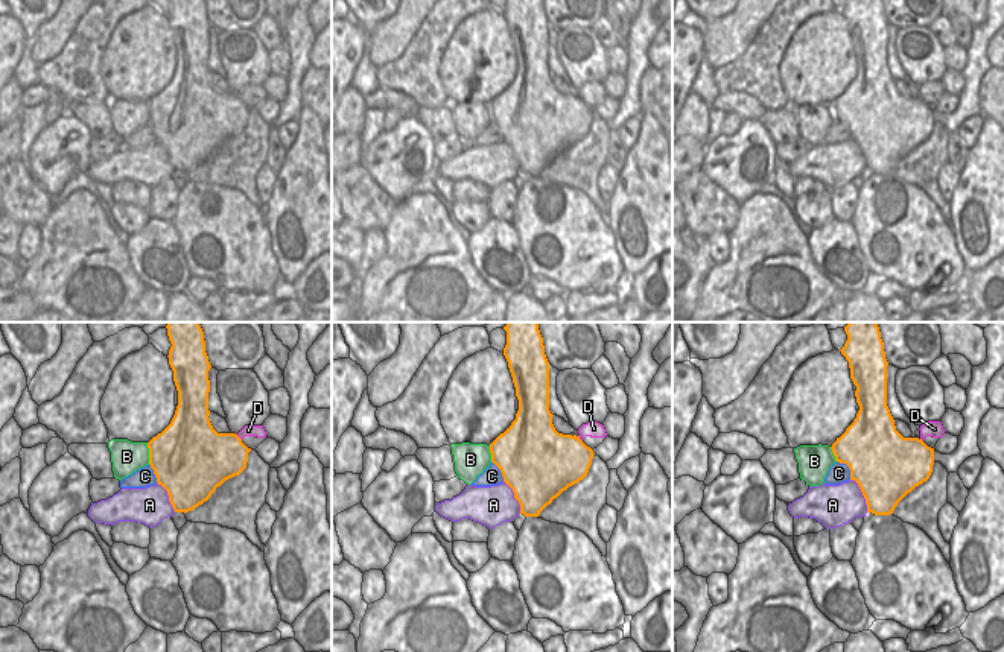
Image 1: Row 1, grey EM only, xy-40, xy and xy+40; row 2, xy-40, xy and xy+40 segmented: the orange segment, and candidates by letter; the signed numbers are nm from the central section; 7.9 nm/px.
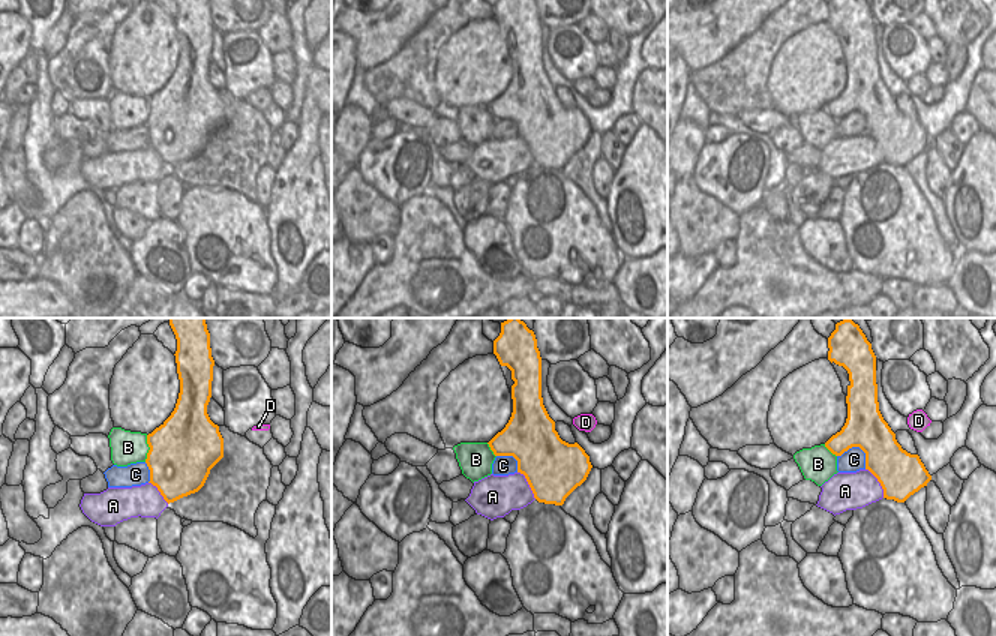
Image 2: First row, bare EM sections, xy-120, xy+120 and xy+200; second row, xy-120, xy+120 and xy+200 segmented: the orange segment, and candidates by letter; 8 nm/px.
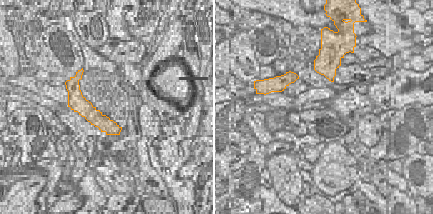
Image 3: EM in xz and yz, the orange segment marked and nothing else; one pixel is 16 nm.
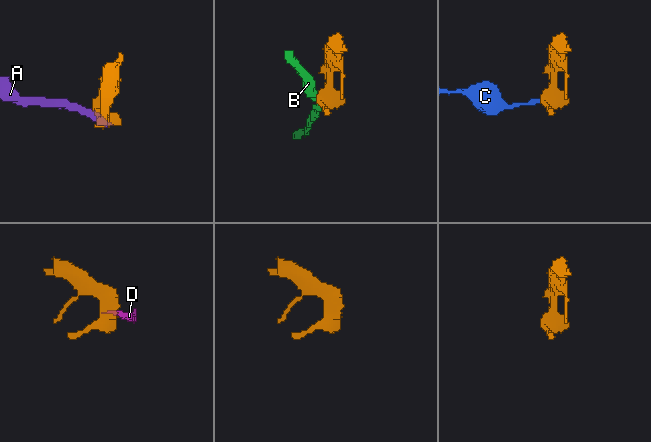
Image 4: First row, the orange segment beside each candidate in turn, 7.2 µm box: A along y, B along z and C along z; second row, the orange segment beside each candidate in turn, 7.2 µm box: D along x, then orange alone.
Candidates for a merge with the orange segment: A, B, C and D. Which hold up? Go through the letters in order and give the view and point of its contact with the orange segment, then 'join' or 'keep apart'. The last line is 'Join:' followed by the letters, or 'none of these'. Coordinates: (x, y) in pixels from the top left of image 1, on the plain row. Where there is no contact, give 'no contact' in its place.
A: xy+40 (863, 154) | keep apart
B: xy-40 (149, 113) | keep apart
C: xy+40 (849, 128) | keep apart
D: xy (578, 98) | keep apart
Join: none of these

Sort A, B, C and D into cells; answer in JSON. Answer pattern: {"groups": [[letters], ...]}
{"groups": [["A"], ["B"], ["C", "D"]]}

